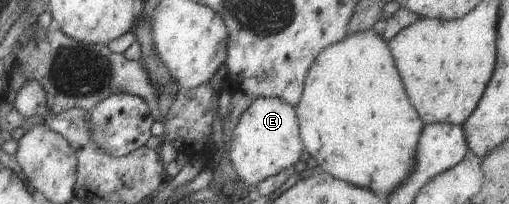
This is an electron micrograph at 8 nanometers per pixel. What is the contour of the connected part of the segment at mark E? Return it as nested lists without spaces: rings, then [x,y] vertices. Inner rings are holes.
[[[258,97],[239,116],[231,132],[227,156],[238,180],[246,186],[291,169],[302,151],[295,108],[281,98]]]

